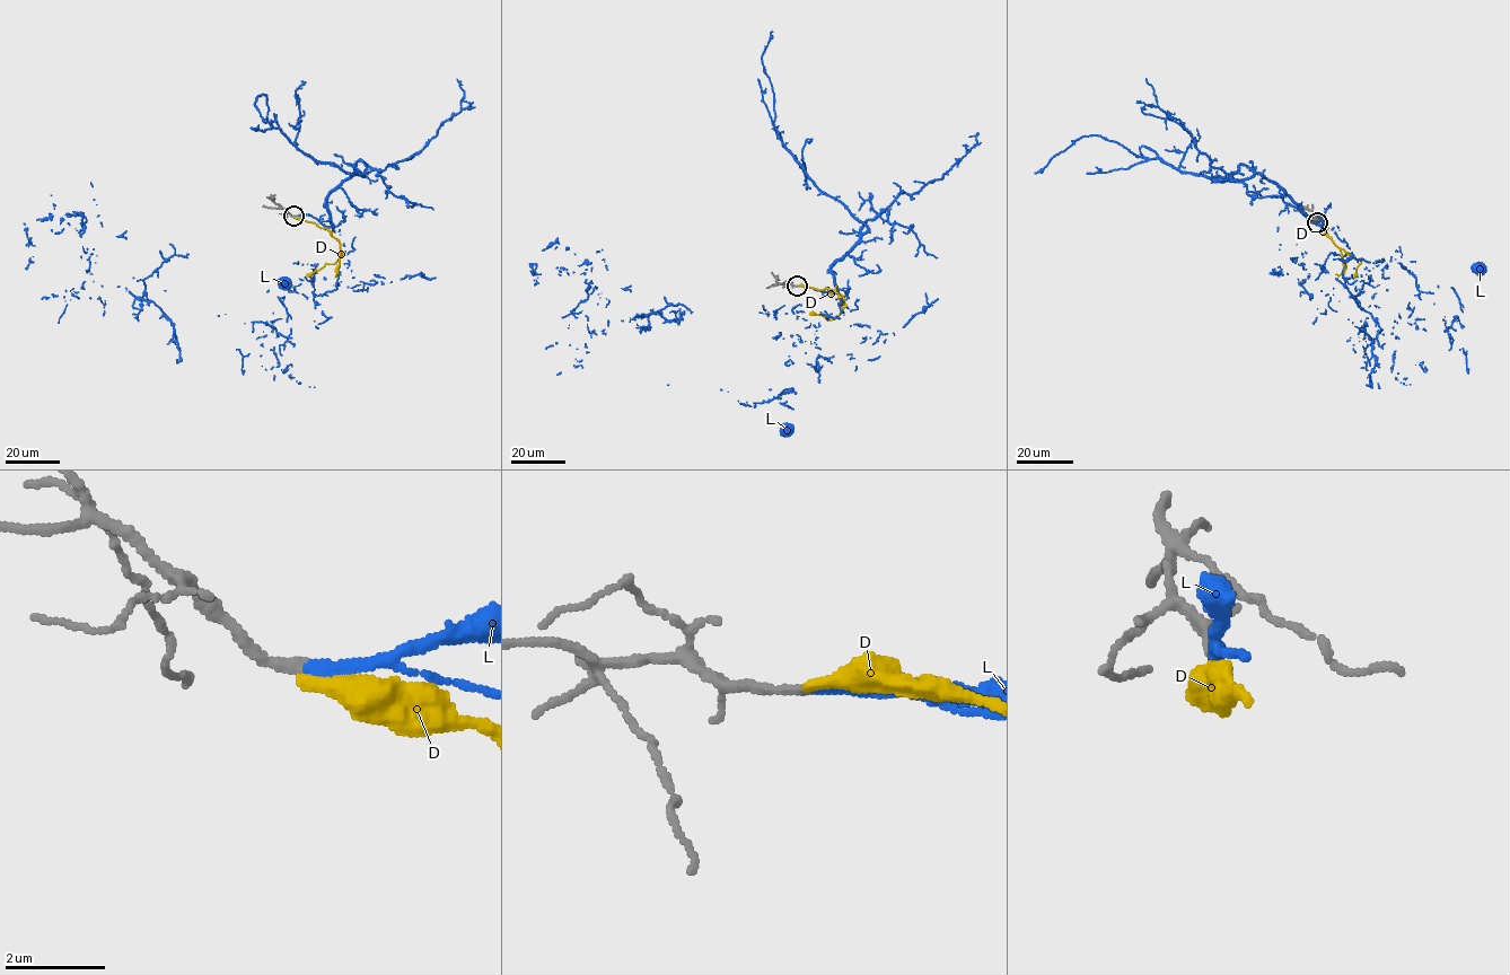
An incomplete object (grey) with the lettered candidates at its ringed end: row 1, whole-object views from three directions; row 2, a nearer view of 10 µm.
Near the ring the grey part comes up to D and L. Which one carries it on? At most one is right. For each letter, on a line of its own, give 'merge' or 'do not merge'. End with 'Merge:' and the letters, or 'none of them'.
D: do not merge
L: merge
Merge: L

